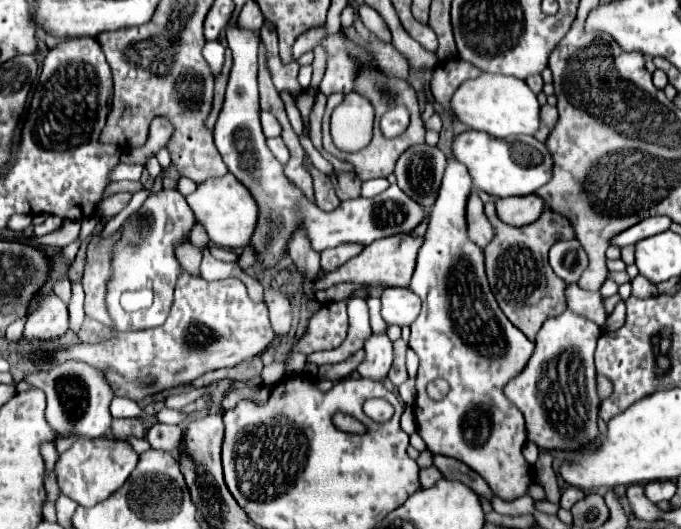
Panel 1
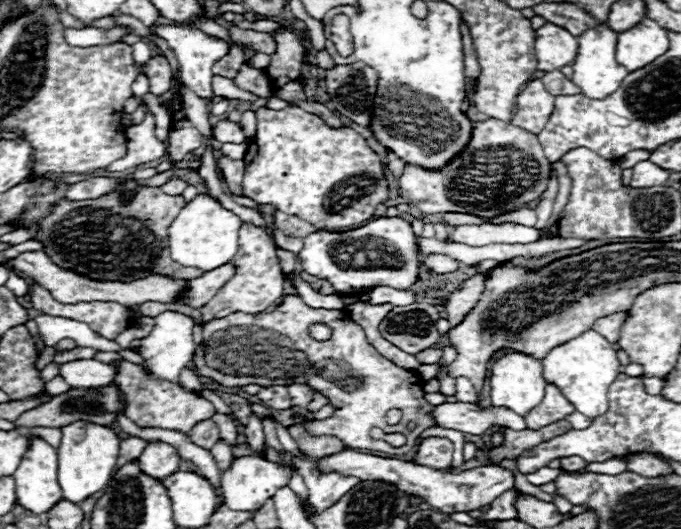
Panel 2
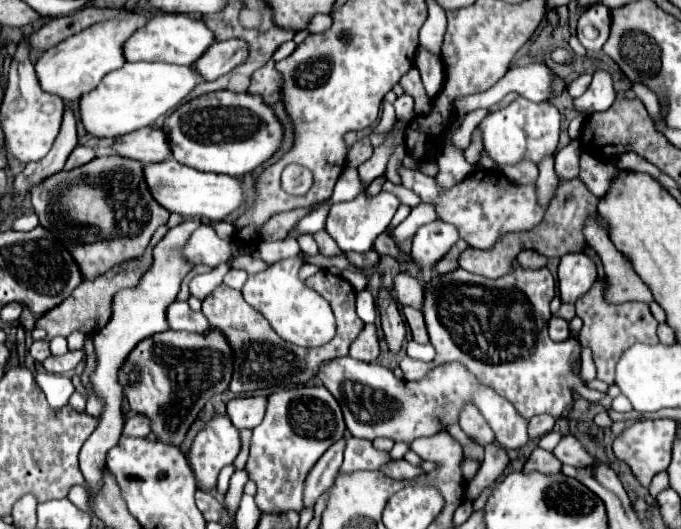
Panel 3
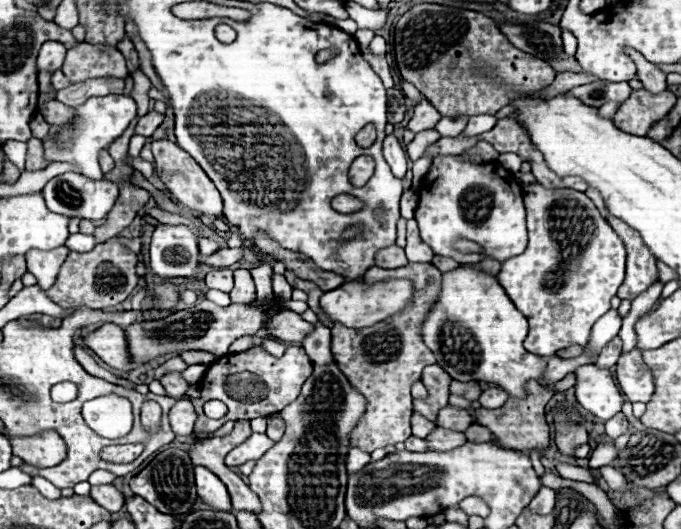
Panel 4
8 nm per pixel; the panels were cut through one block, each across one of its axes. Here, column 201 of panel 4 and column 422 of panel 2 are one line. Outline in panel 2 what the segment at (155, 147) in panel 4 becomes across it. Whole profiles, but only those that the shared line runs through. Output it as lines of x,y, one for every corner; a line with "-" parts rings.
488,118
484,122
474,122
470,142
472,146
466,146
462,154
440,170
406,164
402,176
398,178
402,196
408,198
422,214
464,212
476,216
496,216
522,208
546,190
550,162
546,160
536,134
496,118

